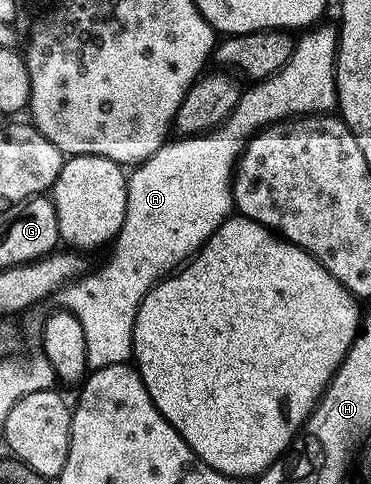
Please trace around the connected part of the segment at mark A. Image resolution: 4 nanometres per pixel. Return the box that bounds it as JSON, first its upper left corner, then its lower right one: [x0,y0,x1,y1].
[56,33,338,370]

